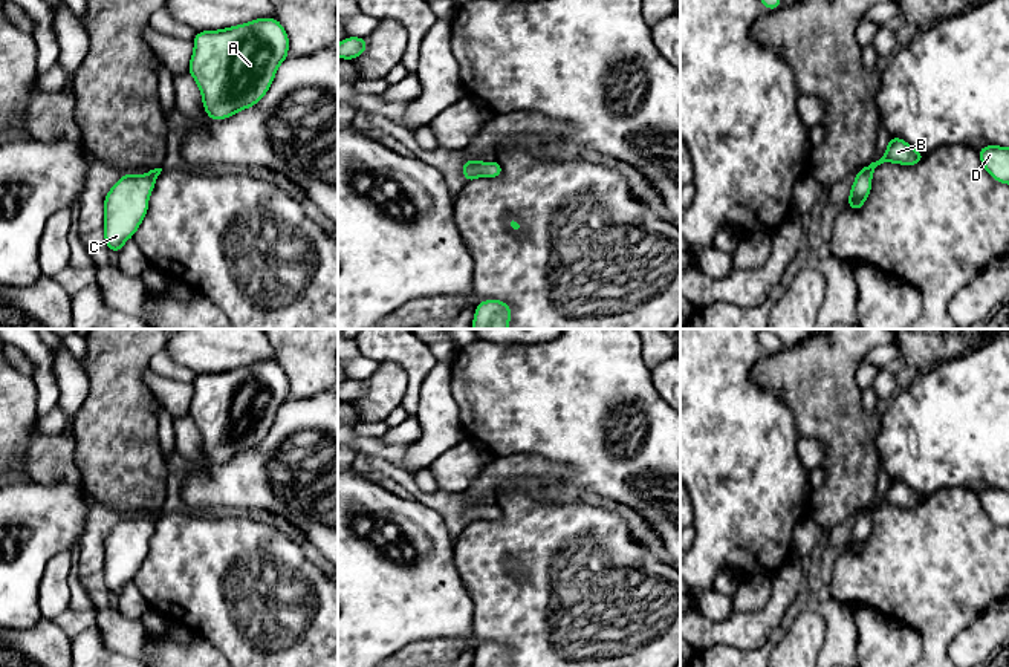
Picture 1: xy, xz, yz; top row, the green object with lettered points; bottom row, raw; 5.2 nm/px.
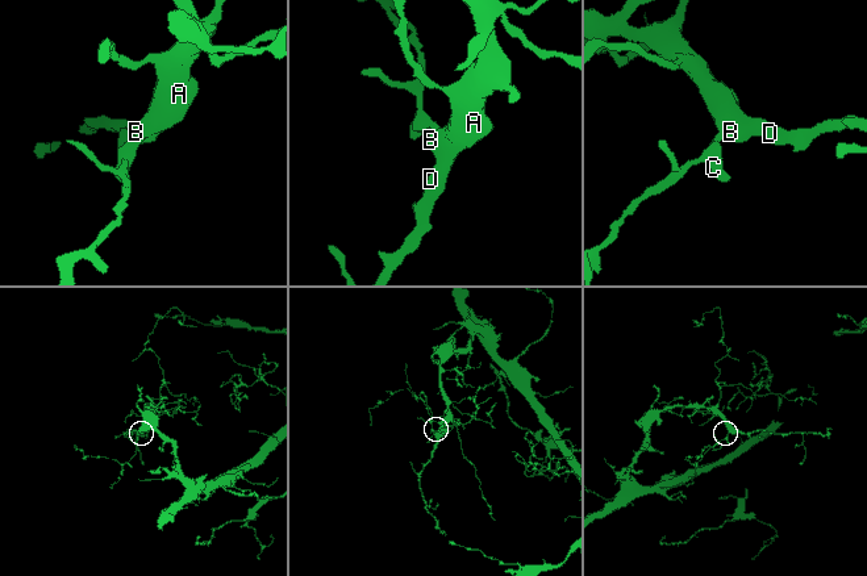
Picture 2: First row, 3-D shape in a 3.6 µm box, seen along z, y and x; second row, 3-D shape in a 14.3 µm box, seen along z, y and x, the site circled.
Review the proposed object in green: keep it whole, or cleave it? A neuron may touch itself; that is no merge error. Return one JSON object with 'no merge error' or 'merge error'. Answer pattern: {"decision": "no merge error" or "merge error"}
{"decision": "no merge error"}

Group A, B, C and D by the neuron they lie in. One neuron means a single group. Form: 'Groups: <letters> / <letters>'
Groups: A B C D

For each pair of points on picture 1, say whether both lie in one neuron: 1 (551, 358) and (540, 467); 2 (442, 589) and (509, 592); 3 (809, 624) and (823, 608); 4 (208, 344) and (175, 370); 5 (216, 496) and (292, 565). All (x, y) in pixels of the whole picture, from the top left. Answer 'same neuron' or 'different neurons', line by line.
1: different neurons
2: different neurons
3: different neurons
4: different neurons
5: different neurons

